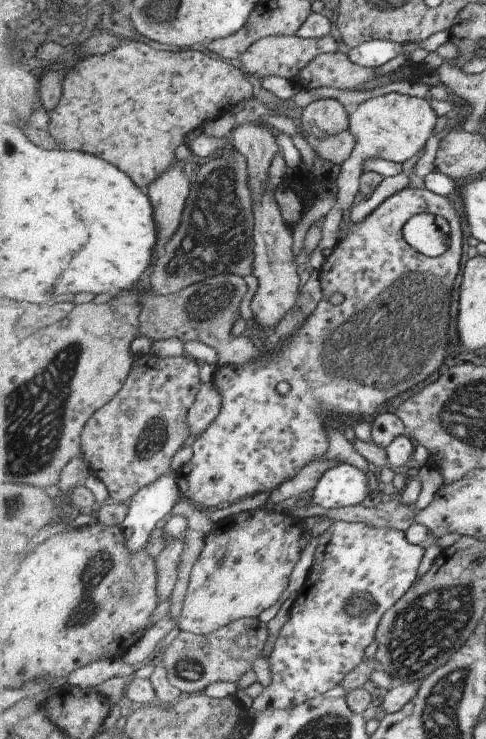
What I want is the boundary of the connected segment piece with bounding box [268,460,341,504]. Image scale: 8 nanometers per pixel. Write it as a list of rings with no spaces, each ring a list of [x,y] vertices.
[[[313,460],[301,468],[292,479],[284,482],[275,490],[271,490],[268,500],[275,504],[293,495],[295,498],[299,498],[314,490],[327,470],[339,465],[341,462],[337,460]]]

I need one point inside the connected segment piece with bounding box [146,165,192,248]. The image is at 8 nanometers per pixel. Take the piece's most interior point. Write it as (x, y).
(169, 193)

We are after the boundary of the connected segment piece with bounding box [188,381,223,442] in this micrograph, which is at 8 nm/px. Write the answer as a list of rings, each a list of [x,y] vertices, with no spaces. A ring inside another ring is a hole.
[[[209,381],[202,384],[196,396],[196,403],[188,413],[188,424],[192,426],[190,442],[209,430],[220,416],[222,408],[222,397],[215,389],[214,383]]]

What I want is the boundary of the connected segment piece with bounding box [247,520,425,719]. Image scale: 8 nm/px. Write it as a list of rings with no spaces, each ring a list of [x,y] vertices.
[[[333,521],[318,540],[310,575],[305,578],[300,588],[301,594],[298,594],[291,605],[289,619],[278,632],[274,649],[269,656],[269,668],[273,676],[271,686],[253,700],[247,718],[254,719],[269,708],[295,708],[339,685],[363,662],[367,646],[376,639],[385,613],[393,608],[414,584],[423,554],[423,546],[411,544],[405,536],[405,531],[373,528],[360,522]]]

